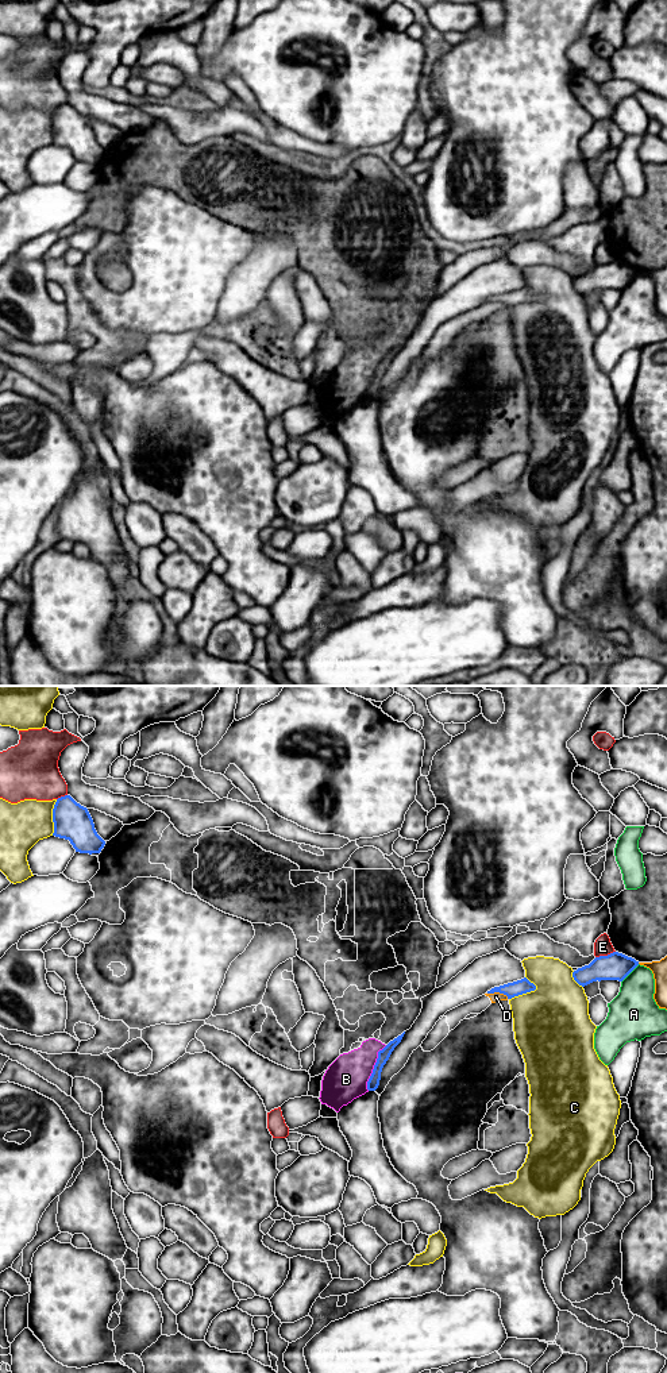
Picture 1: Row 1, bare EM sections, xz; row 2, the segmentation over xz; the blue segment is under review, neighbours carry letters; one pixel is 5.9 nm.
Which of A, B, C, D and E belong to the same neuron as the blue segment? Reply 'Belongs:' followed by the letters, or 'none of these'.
Belongs: none of these

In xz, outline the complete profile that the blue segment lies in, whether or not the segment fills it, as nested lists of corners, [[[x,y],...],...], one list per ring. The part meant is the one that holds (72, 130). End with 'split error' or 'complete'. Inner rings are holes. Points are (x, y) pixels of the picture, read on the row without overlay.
[[[70,104],[57,108],[53,117],[53,144],[69,149],[76,161],[100,162],[105,150],[97,143],[93,128],[86,116]]]; complete

